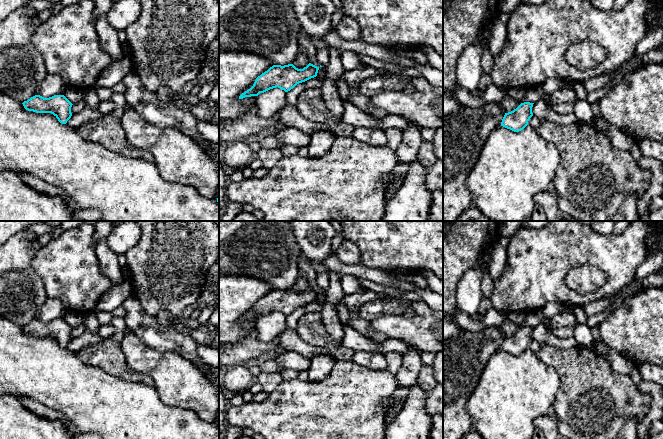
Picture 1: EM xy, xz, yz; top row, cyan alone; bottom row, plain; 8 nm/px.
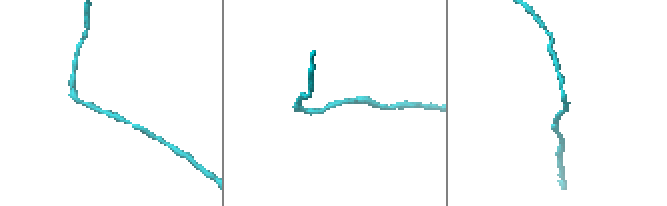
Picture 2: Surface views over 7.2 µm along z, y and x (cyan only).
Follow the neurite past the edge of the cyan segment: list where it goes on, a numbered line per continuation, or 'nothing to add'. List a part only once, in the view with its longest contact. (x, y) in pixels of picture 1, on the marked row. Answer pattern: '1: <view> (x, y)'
nothing to add

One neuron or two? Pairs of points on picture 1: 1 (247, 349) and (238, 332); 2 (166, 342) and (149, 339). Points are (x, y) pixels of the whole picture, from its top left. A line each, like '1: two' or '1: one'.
1: two
2: one

